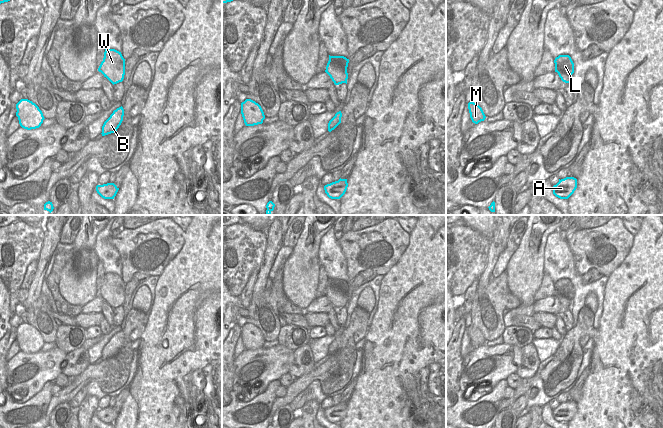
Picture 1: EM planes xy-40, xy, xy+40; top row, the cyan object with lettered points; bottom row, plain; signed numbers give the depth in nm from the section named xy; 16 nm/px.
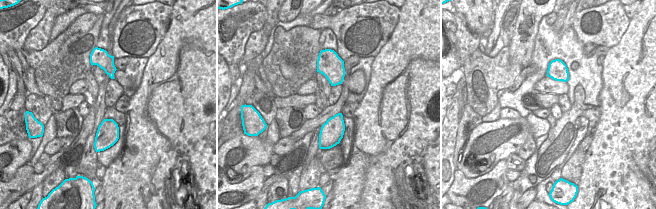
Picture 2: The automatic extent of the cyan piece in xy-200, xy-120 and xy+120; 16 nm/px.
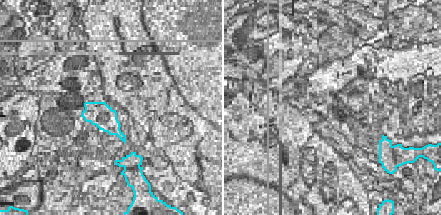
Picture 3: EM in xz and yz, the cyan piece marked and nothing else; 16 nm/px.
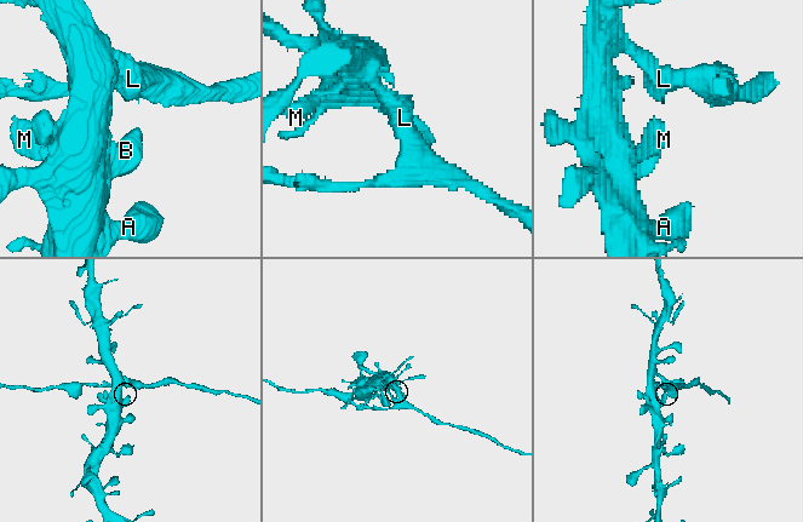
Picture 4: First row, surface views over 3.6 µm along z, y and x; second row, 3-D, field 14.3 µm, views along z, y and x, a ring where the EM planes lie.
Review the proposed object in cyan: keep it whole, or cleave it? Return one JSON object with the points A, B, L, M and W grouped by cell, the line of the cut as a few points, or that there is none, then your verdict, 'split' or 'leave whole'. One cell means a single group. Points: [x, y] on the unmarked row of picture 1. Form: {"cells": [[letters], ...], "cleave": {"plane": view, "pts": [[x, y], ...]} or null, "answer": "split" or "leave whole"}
{"cells": [["A", "B", "M", "W"], ["L"]], "cleave": {"plane": "xy+40", "pts": [[555, 293], [571, 299]]}, "answer": "split"}

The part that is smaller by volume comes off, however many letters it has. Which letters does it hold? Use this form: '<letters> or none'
L

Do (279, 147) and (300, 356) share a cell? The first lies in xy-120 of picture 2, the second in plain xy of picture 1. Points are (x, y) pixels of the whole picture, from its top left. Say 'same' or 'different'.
same

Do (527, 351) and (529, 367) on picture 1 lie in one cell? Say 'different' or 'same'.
same

